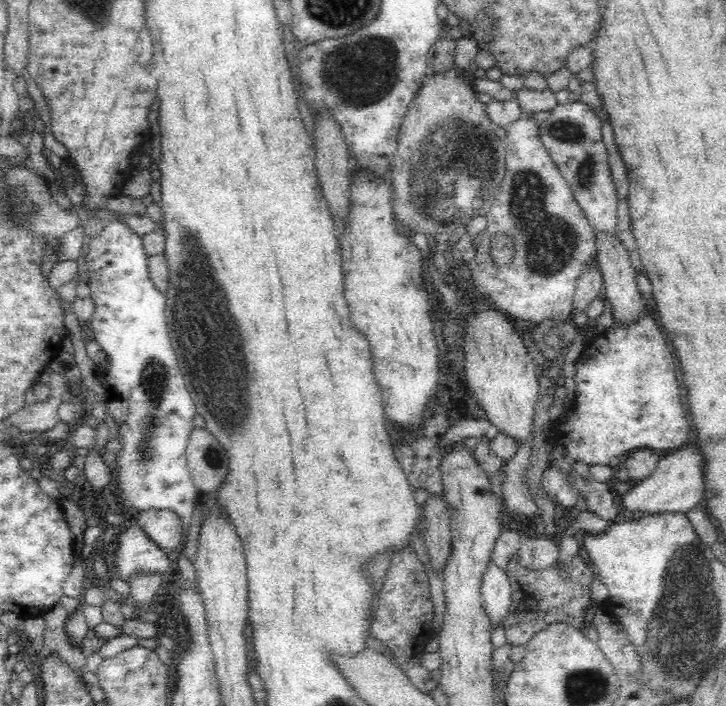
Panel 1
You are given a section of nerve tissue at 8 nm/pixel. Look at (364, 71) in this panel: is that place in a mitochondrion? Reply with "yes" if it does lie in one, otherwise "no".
yes

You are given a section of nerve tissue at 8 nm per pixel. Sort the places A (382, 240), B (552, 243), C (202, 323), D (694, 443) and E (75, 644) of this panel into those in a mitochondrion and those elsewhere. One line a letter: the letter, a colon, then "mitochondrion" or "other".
A: other
B: mitochondrion
C: mitochondrion
D: other
E: other

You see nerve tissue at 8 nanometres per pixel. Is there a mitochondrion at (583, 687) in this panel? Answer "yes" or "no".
yes

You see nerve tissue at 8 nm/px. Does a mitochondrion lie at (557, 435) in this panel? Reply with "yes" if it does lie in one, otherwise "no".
no

